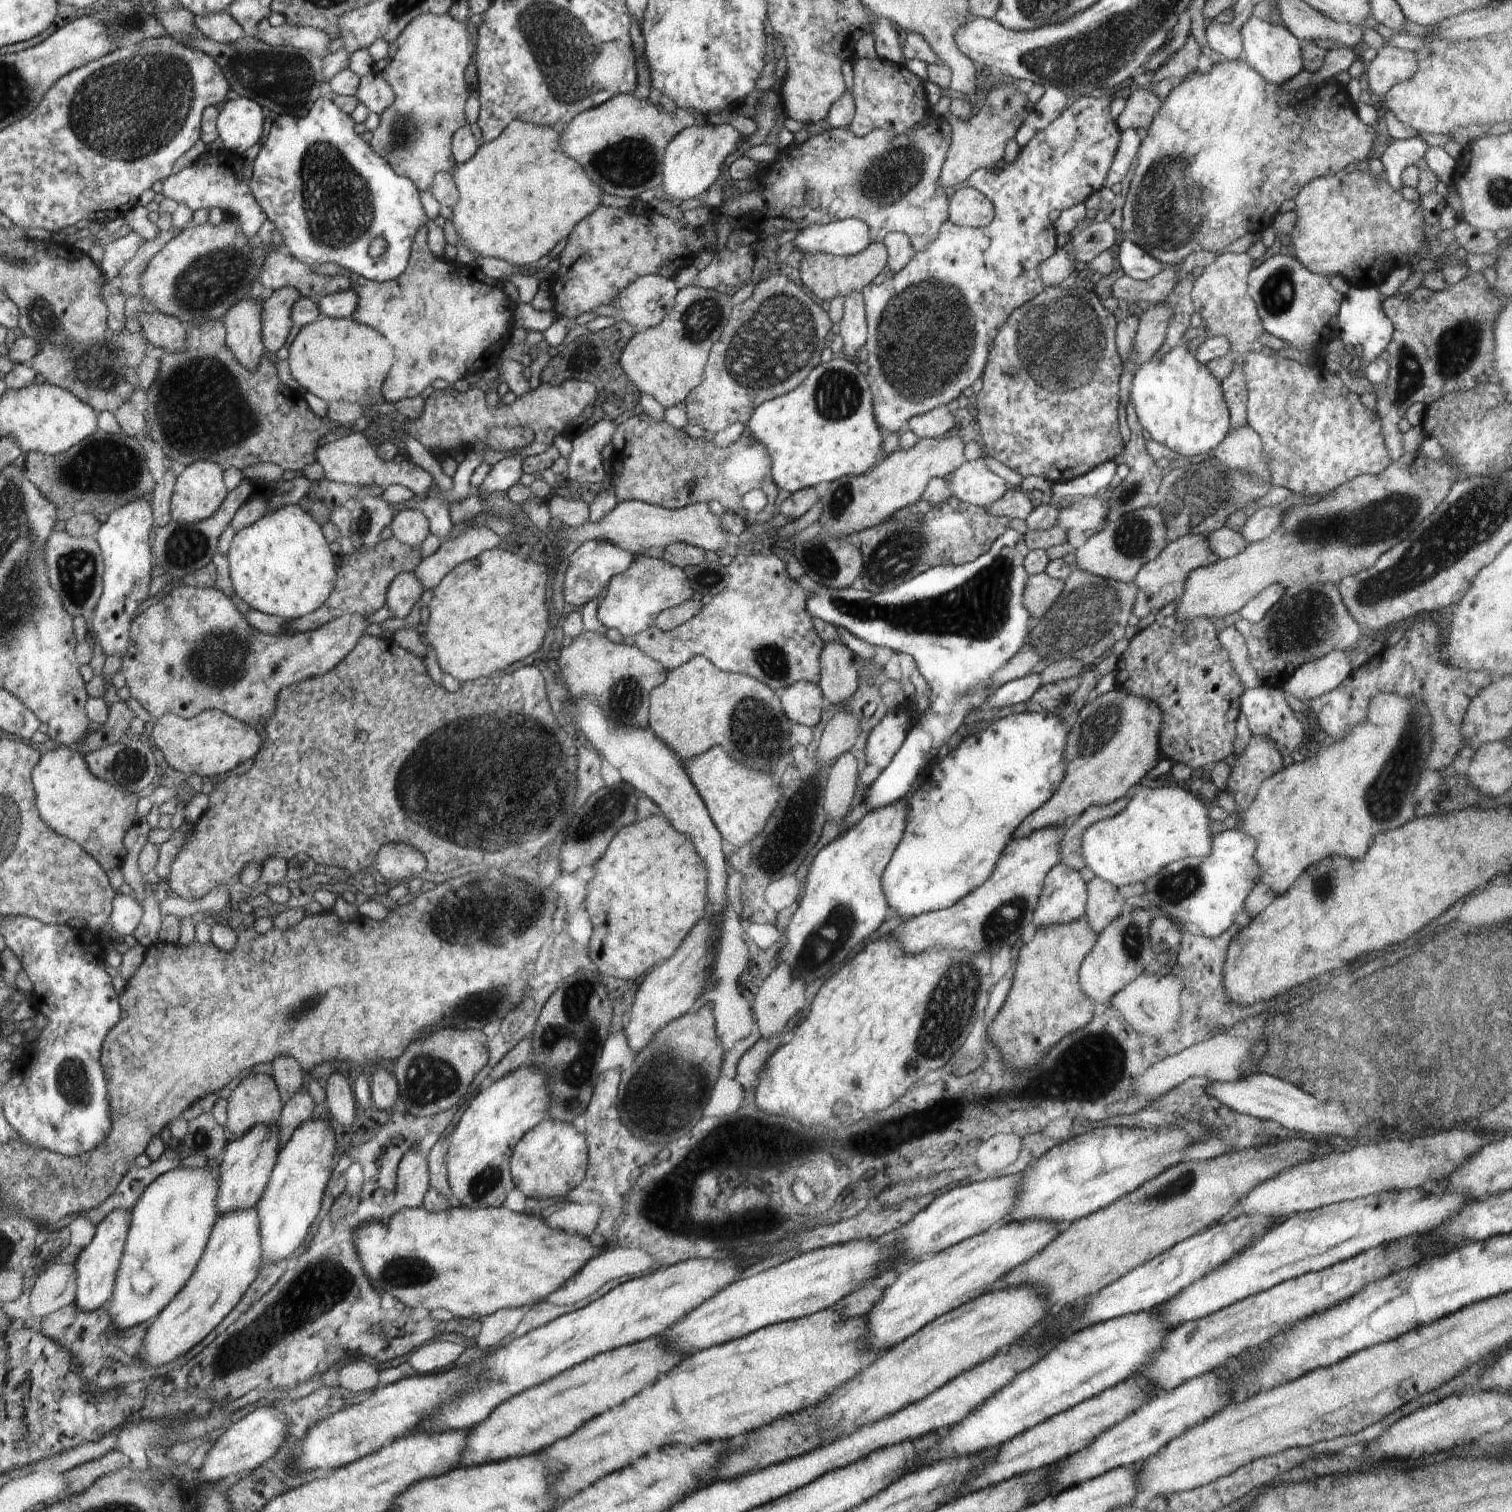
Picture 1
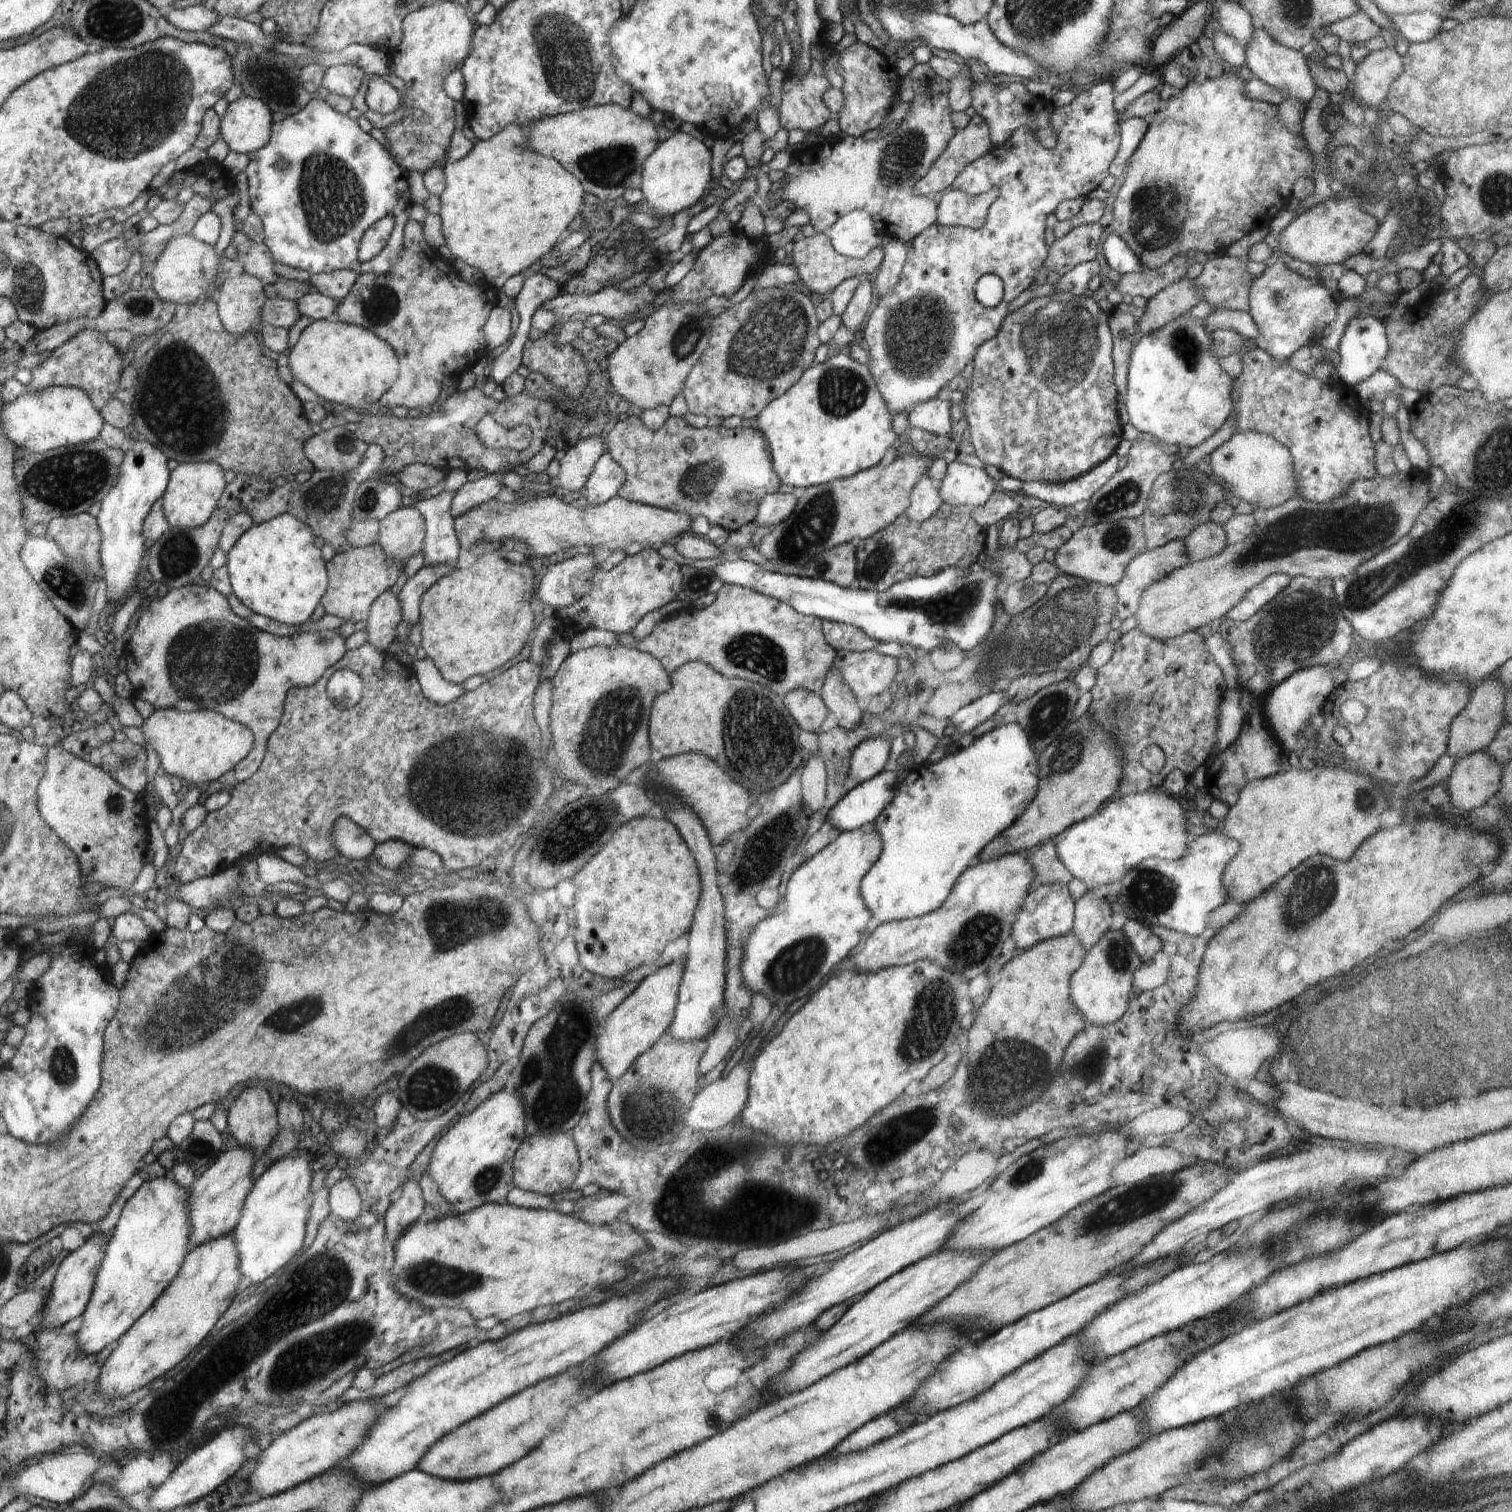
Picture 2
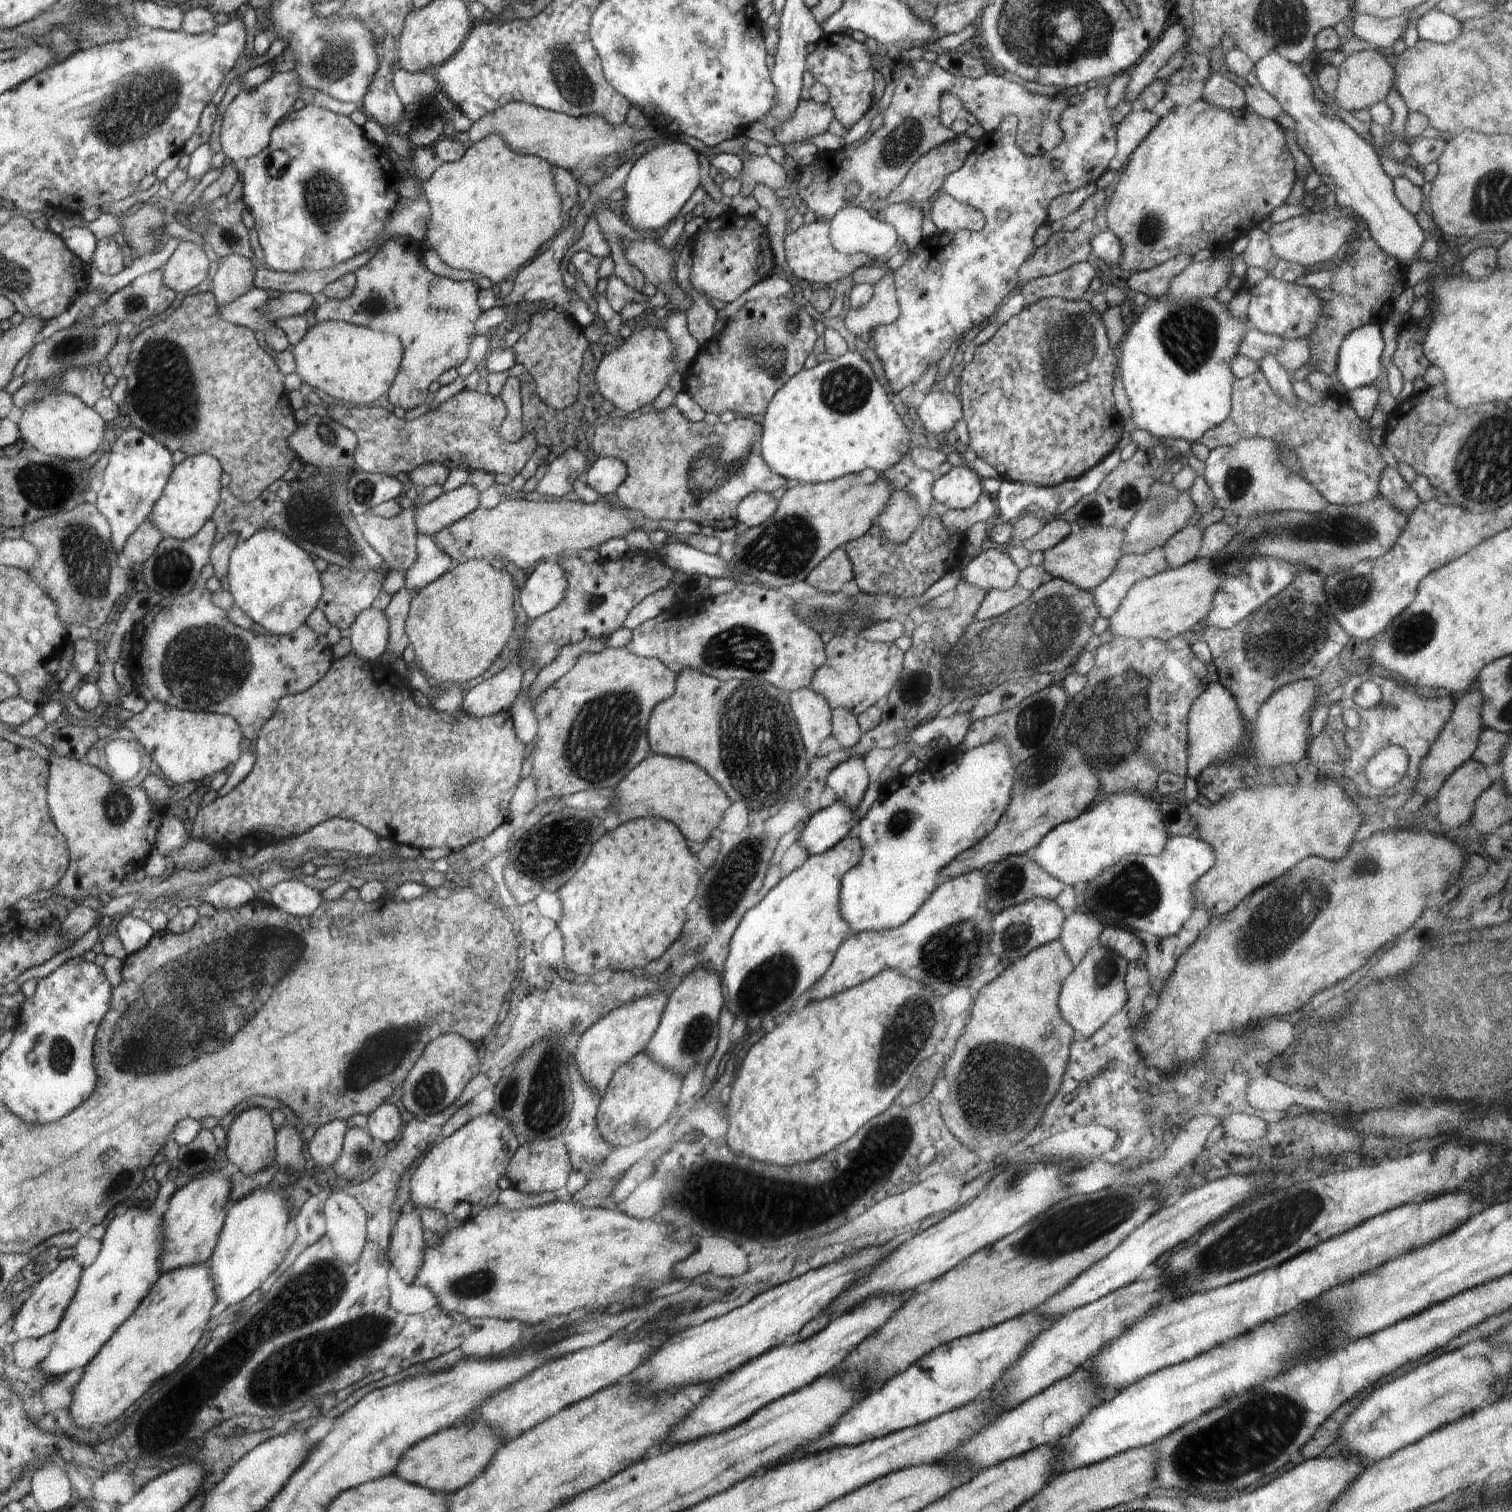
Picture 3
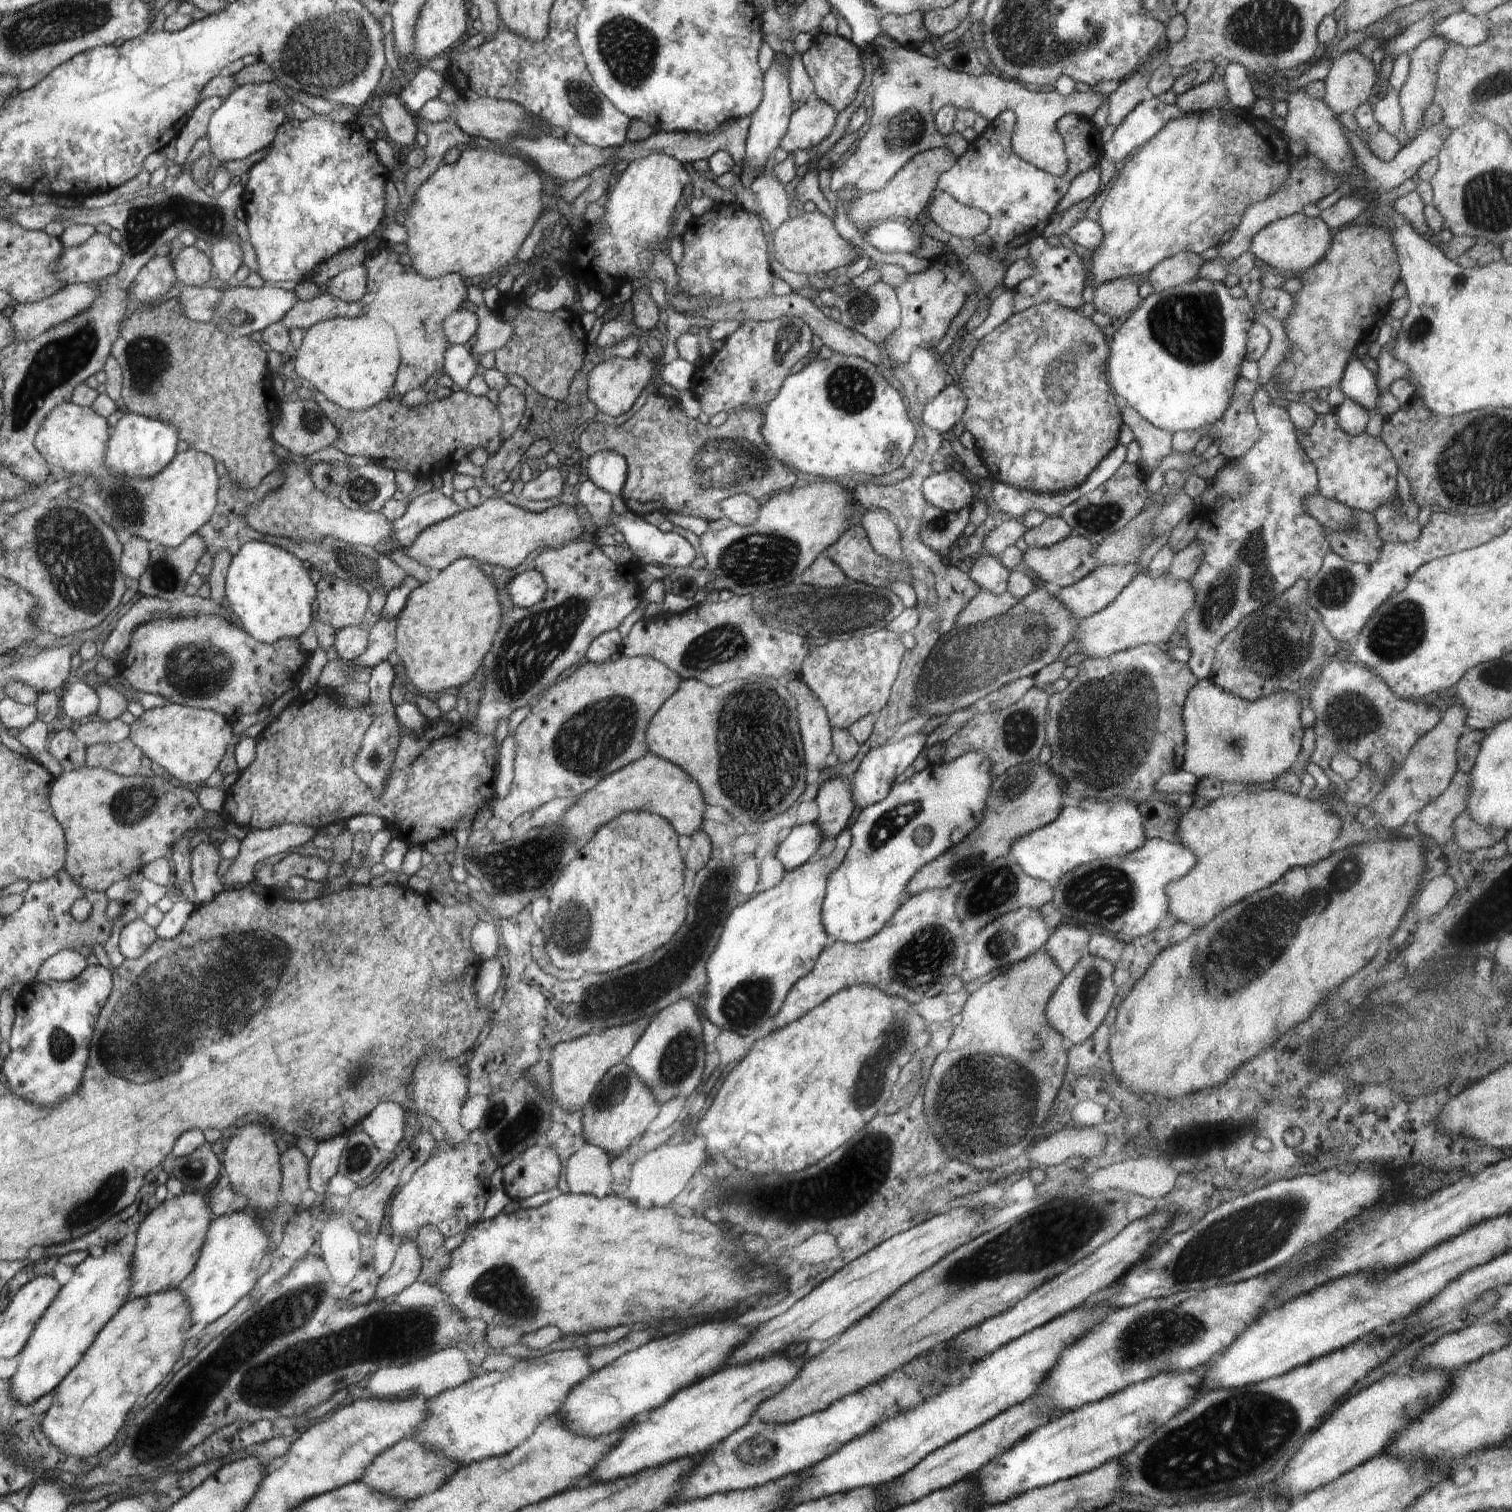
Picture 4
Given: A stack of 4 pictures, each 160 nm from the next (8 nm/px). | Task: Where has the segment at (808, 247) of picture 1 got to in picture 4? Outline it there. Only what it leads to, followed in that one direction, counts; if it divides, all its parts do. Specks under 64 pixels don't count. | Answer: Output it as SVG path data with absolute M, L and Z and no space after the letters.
M896 220L876 223L863 231L863 235L869 245L882 252L910 253L919 243L919 238L912 234L909 227L905 227Z

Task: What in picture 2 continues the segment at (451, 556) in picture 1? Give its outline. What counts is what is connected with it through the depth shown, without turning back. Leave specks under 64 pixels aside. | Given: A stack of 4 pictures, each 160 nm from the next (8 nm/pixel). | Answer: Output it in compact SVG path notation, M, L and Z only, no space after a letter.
M449 564L424 565L416 574L403 579L398 590L399 601L403 612L403 620L410 623L411 628L421 618L421 600L423 594L443 576L450 574Z

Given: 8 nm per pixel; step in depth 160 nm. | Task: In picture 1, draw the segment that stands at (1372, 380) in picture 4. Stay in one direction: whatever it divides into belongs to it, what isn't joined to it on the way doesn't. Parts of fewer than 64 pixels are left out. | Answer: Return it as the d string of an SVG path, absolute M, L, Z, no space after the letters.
M1352 284L1344 296L1337 314L1341 330L1340 339L1346 346L1357 350L1364 366L1380 355L1384 355L1393 335L1393 324L1383 309L1383 297L1378 288Z

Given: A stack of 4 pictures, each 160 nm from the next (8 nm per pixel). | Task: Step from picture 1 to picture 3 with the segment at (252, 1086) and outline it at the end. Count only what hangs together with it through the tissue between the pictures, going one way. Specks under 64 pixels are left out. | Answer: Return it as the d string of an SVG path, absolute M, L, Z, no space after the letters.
M248 1108L230 1123L226 1156L245 1175L257 1173L274 1162L274 1134L270 1114L264 1108Z

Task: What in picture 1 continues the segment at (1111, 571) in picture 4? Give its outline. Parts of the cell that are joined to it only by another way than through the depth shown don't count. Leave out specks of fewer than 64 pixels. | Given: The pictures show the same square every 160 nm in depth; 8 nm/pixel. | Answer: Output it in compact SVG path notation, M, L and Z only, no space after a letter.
M1187 534L1173 538L1166 545L1166 548L1150 562L1147 562L1135 576L1135 585L1139 591L1134 601L1132 614L1142 619L1150 612L1158 614L1163 606L1170 604L1173 600L1178 601L1185 593L1187 578L1198 567L1207 567L1215 563L1218 558L1209 545L1207 535Z

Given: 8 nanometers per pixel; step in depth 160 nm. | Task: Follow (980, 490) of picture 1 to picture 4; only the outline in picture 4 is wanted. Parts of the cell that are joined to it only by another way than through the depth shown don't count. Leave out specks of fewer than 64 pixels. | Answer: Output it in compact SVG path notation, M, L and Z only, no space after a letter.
M948 469L931 474L923 482L923 495L928 504L945 511L959 511L979 494L976 482L969 482L963 473Z

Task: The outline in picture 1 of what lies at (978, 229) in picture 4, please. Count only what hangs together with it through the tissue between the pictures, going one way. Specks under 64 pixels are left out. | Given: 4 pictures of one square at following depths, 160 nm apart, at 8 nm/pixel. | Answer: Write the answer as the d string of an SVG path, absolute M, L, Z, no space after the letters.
M970 186L956 190L952 194L948 212L950 222L967 228L987 227L995 215L992 201Z

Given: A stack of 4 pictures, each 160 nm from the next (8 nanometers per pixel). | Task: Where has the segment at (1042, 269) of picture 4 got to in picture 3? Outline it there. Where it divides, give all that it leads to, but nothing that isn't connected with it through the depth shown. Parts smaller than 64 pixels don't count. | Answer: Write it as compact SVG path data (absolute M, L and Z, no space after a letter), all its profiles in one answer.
M1093 262L1076 263L1056 274L1028 281L1021 285L1019 291L1026 298L1027 304L1050 297L1078 301L1088 290L1092 278L1096 276L1094 269Z

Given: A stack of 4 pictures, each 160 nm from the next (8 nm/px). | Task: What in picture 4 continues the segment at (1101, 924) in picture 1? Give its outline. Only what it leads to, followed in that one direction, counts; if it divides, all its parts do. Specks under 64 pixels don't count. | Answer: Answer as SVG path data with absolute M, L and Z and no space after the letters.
M1065 922L1053 928L1043 950L1068 974L1088 952L1091 935L1084 927Z

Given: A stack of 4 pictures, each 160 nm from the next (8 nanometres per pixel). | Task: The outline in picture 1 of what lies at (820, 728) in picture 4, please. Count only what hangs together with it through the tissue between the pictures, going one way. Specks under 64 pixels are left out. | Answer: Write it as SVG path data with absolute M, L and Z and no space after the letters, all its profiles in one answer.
M802 679L787 686L780 694L781 705L792 723L815 727L822 714L822 692L816 683Z

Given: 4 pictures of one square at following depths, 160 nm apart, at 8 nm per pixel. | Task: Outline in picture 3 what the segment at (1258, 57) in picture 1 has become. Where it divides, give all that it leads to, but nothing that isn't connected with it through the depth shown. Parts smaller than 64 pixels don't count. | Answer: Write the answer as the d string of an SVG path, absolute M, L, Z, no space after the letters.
M1270 51L1256 64L1254 72L1258 84L1282 105L1296 121L1295 137L1298 146L1310 158L1313 170L1328 176L1336 185L1334 208L1350 206L1356 215L1364 219L1372 239L1386 254L1408 266L1418 260L1418 251L1426 233L1420 228L1414 215L1396 198L1393 180L1386 175L1371 144L1340 118L1327 114L1326 105L1314 95L1309 76L1304 75L1298 63L1284 58L1278 51Z

